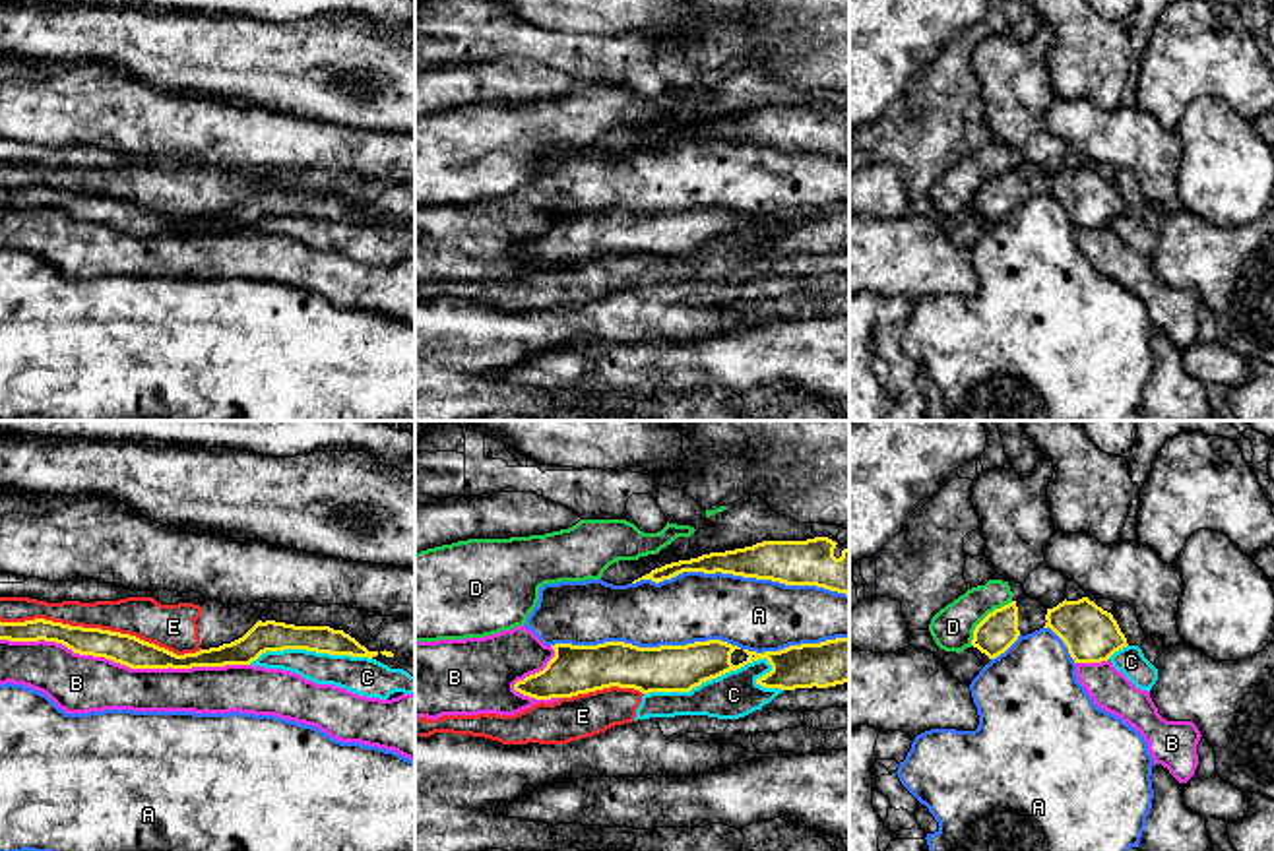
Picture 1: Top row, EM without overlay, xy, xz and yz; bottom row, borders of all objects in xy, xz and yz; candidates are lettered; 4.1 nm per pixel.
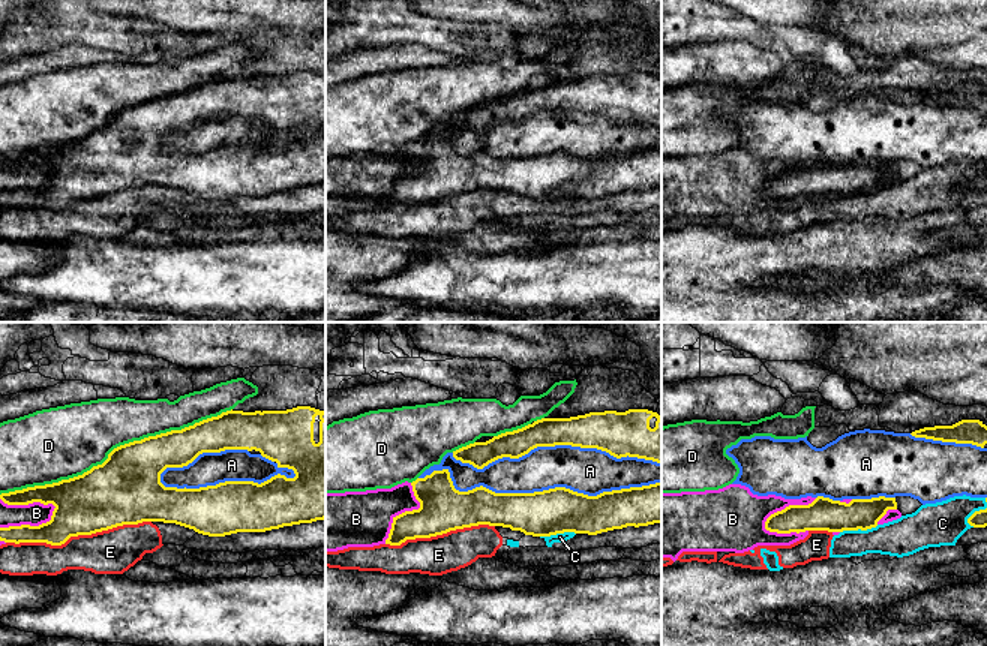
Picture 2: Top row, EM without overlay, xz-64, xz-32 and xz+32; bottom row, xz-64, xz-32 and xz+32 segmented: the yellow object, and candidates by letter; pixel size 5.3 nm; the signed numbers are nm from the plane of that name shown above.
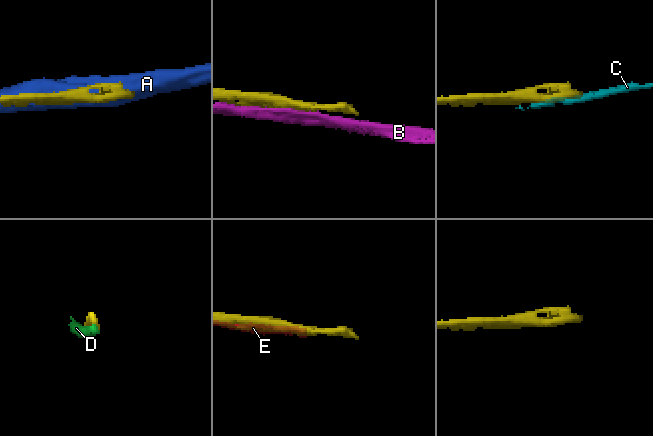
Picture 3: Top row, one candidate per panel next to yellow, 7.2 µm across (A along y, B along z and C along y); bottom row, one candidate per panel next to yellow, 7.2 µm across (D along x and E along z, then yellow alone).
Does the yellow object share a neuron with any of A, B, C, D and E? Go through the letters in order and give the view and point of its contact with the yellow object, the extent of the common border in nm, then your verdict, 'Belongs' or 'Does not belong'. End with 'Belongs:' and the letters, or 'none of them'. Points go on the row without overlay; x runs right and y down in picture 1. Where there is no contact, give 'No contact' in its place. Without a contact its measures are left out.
A: Touches yellow at xz (699, 208). Shared border 1200 nm. Does not belong
B: Touches yellow at xy (125, 229). Shared border 1050 nm. Does not belong
C: Touches yellow at xz (728, 237). Shared border 600 nm. Does not belong
D: Touches yellow at yz (986, 183). Shared border 260 nm. Does not belong
E: Touches yellow at xy (99, 194). Shared border 850 nm. Does not belong
Belongs: none of them

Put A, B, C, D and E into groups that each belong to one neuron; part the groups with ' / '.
A / B / C E / D

